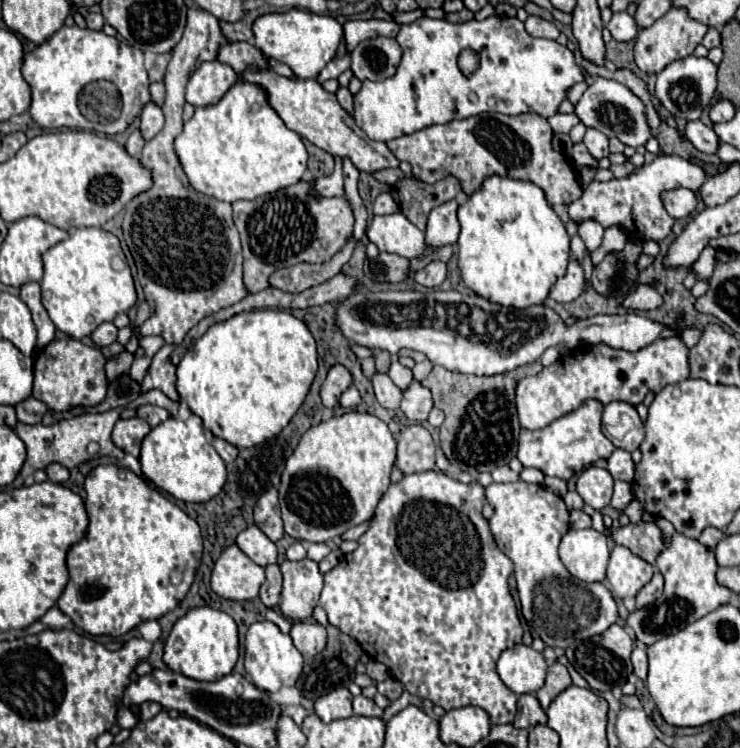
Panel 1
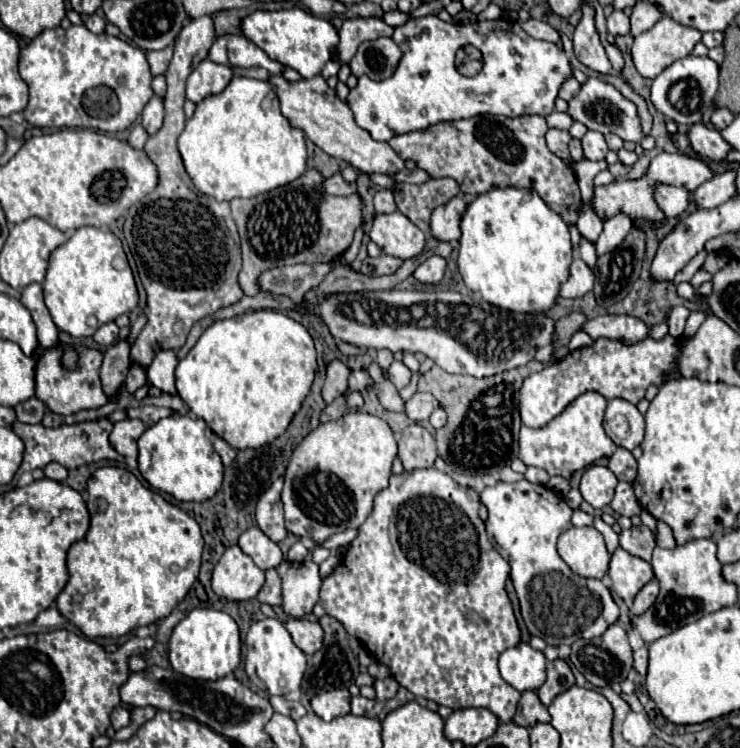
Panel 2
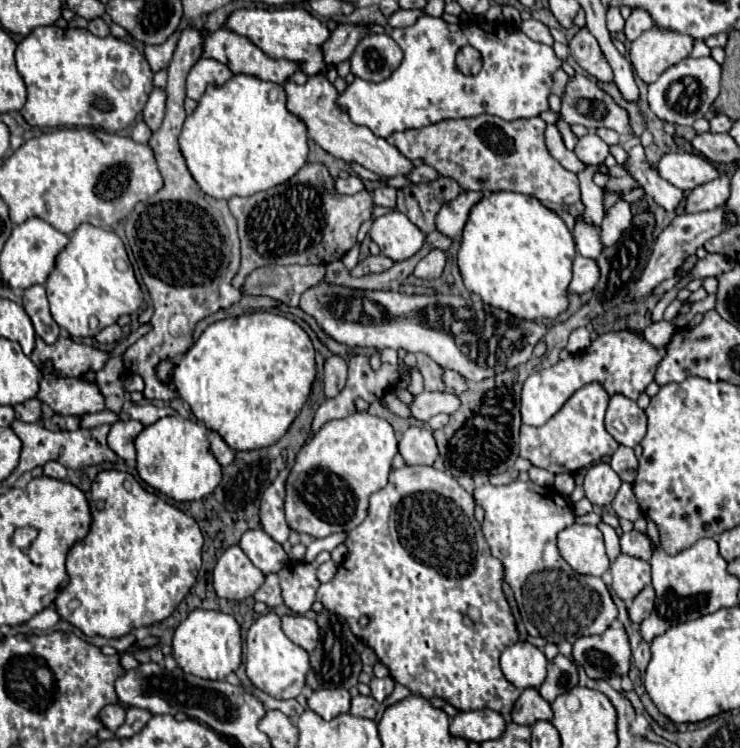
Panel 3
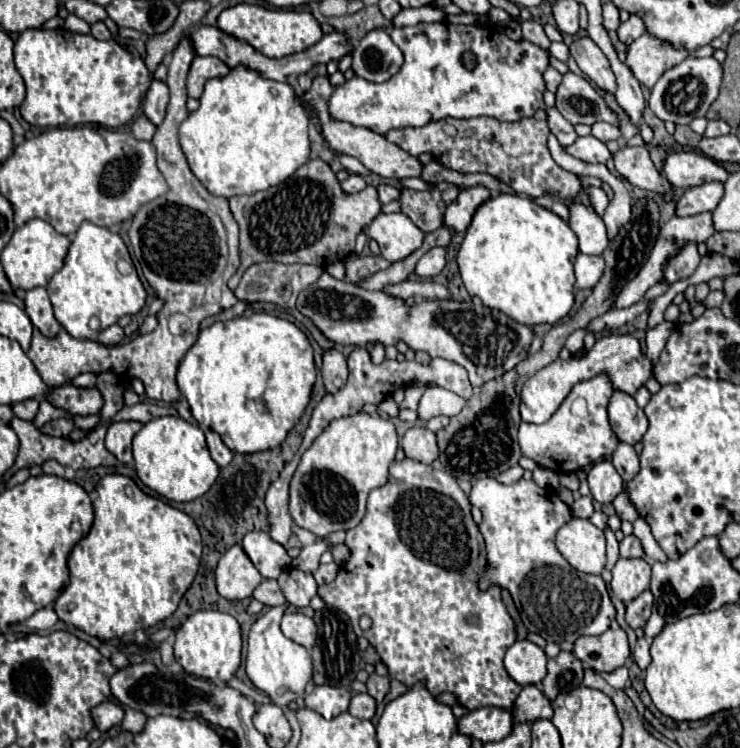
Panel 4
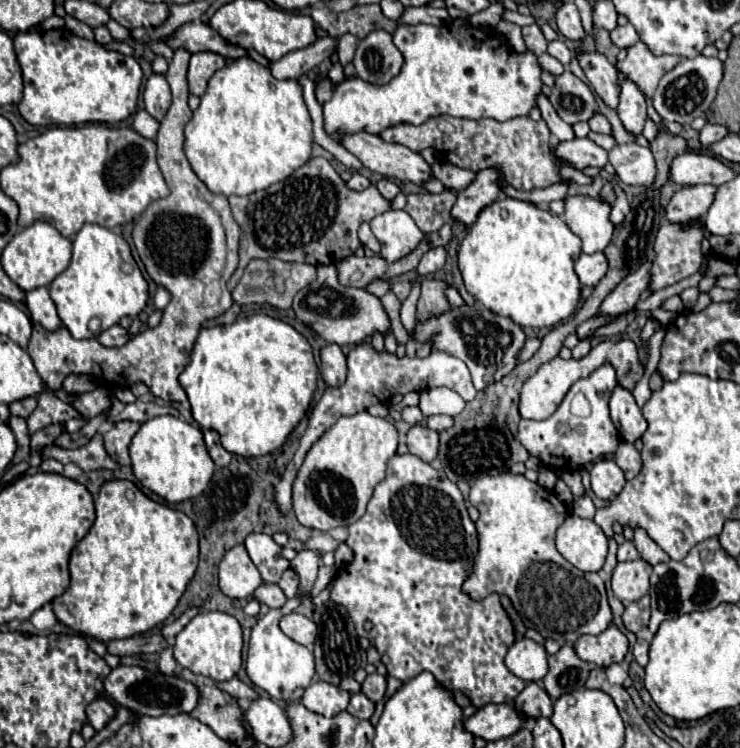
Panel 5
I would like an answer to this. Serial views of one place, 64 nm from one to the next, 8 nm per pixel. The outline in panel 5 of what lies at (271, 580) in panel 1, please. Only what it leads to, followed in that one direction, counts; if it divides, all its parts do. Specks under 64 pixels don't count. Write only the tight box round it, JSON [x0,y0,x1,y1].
[254,582,286,608]

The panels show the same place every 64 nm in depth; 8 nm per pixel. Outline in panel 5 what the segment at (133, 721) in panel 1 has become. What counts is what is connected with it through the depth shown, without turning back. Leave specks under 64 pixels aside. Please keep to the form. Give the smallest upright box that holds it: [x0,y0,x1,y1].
[86,698,116,732]

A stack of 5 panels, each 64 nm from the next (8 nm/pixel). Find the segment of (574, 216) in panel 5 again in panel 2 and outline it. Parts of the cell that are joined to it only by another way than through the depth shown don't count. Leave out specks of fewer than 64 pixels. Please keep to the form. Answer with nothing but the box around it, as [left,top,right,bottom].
[578,238,598,268]

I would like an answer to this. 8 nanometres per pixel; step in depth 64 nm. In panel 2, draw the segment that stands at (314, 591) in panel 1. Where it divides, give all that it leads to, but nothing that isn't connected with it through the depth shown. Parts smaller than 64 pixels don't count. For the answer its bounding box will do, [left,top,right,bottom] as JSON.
[278,558,322,618]

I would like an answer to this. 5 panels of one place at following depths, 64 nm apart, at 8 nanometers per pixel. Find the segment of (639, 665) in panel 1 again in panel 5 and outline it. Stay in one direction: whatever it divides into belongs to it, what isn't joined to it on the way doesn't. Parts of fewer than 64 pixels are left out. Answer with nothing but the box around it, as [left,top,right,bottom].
[634,638,650,666]

